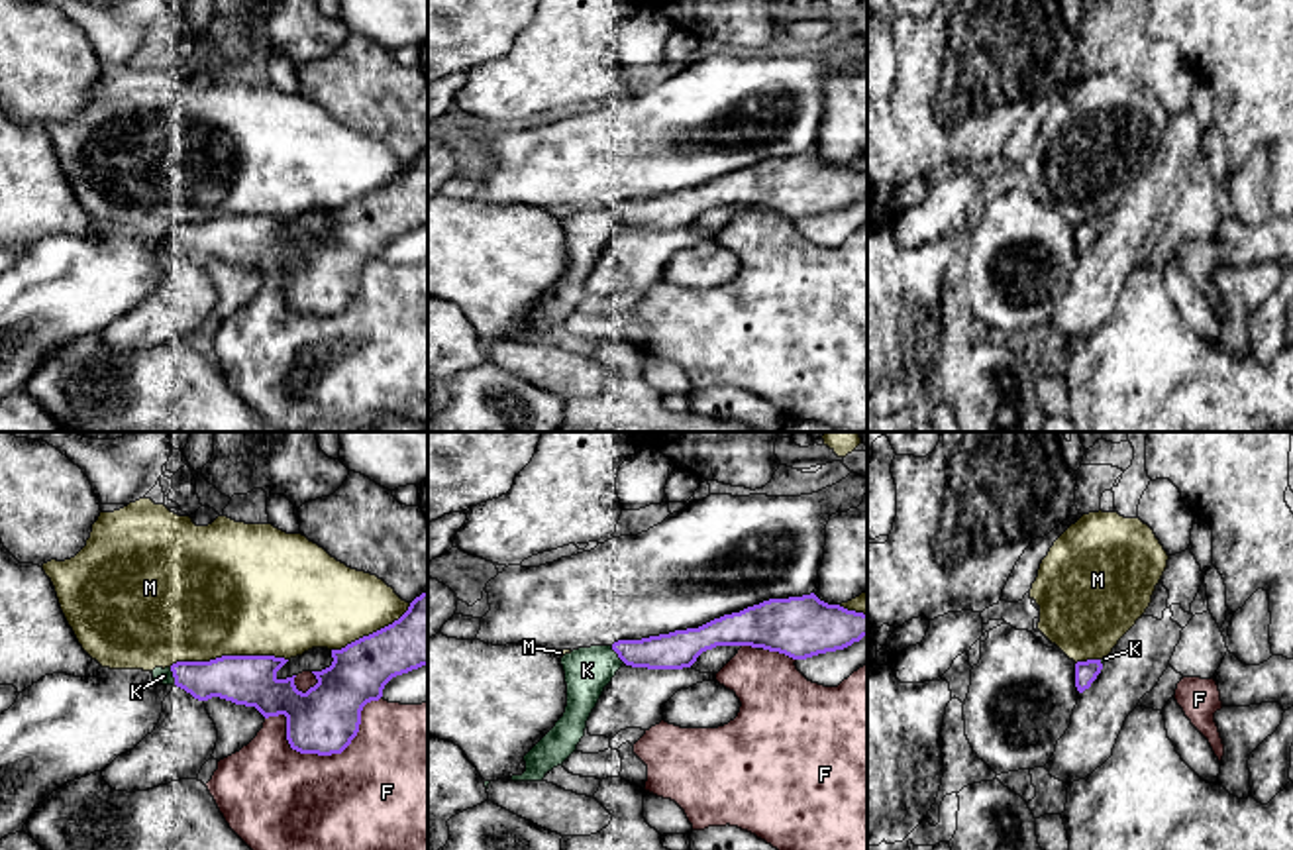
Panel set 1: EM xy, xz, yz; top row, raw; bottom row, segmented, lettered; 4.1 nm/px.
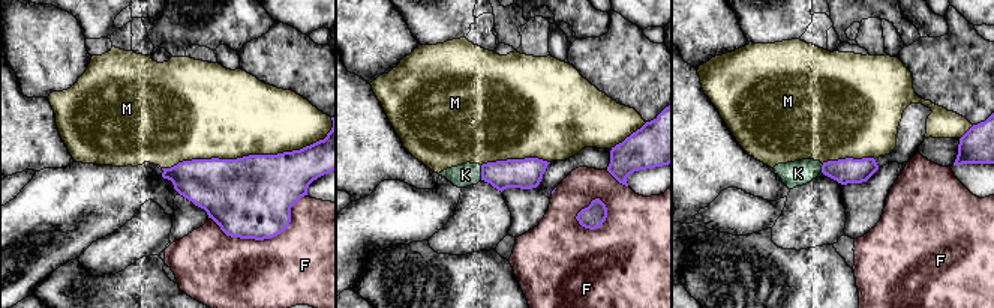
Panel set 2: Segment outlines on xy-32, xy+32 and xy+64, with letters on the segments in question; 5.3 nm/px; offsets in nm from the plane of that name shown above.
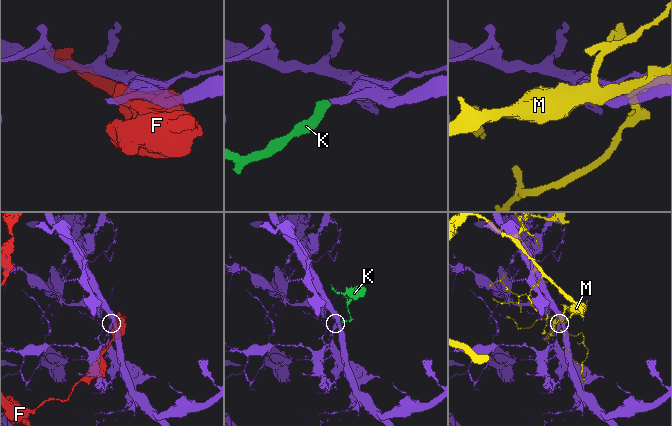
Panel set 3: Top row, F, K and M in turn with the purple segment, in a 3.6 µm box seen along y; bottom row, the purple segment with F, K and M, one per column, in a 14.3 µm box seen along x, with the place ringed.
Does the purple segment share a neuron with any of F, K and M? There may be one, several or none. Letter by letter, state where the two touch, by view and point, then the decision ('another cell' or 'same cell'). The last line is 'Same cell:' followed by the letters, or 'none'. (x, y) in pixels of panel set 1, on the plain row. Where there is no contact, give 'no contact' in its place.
F: xy (320, 315) | another cell
K: xy (173, 236) | same cell
M: xy (228, 216) | another cell
Same cell: K

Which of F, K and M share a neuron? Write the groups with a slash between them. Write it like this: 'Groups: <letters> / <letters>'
Groups: F / K / M

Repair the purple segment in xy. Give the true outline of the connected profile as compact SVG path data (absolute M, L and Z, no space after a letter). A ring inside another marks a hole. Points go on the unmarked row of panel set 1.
M428 151L416 157L408 171L392 185L363 196L341 210L332 210L332 226L312 232L318 239L306 253L298 251L294 238L279 239L277 232L288 222L275 216L222 216L210 222L177 222L171 228L155 228L153 239L163 245L177 245L198 261L220 257L235 265L255 267L265 279L286 277L286 300L300 314L332 316L341 314L359 292L361 271L367 263L383 257L385 245L402 234L428 226Z

